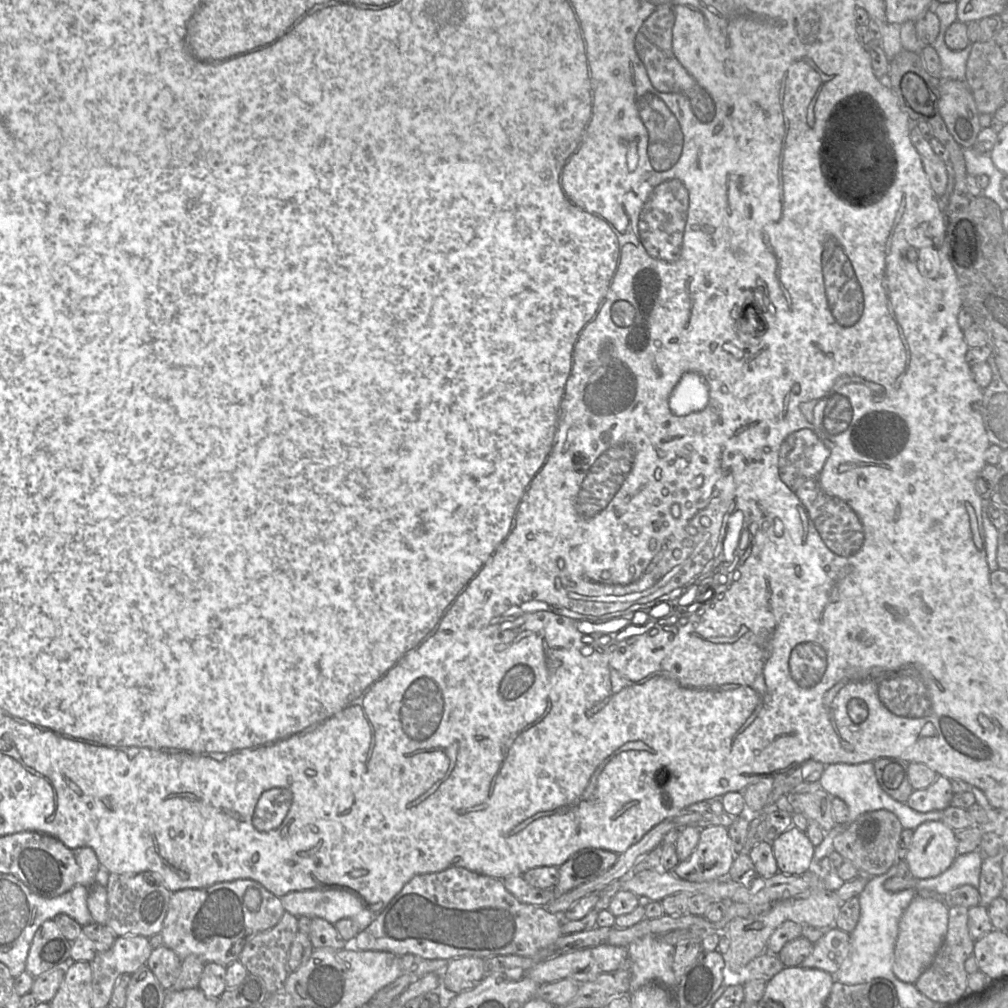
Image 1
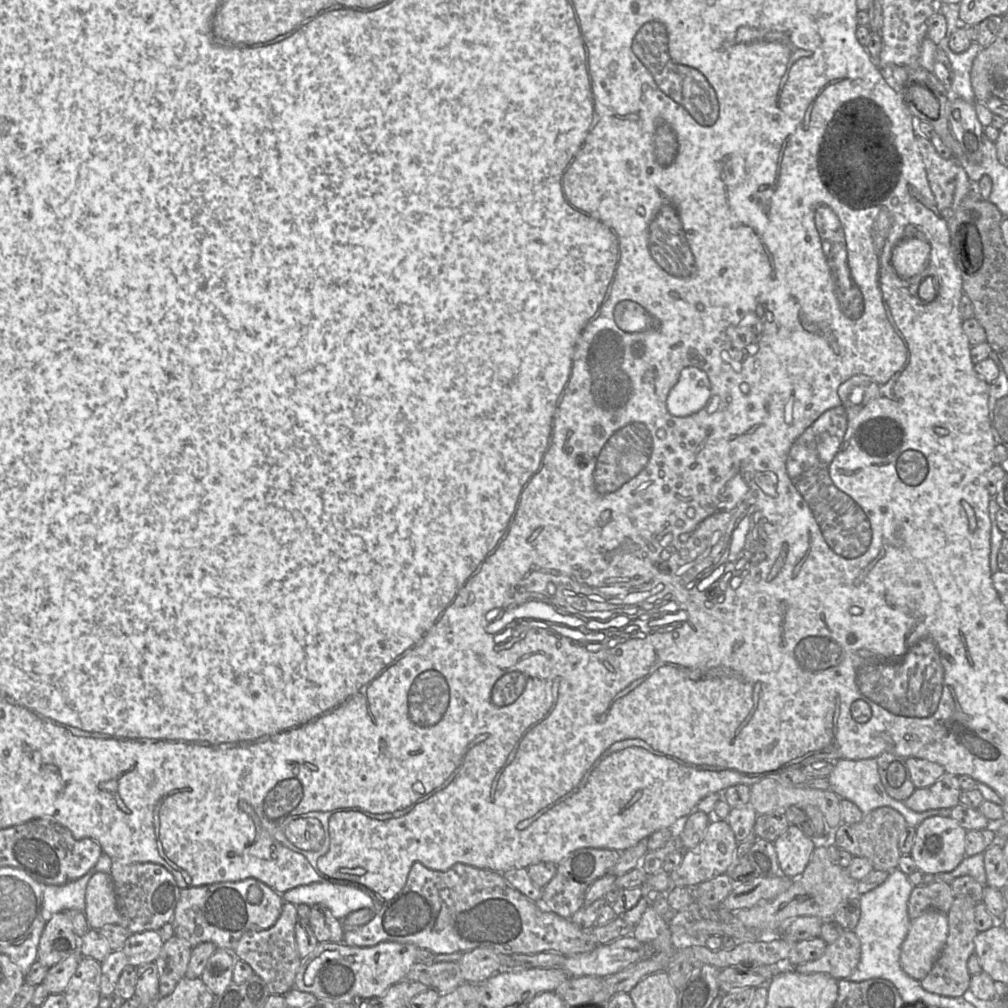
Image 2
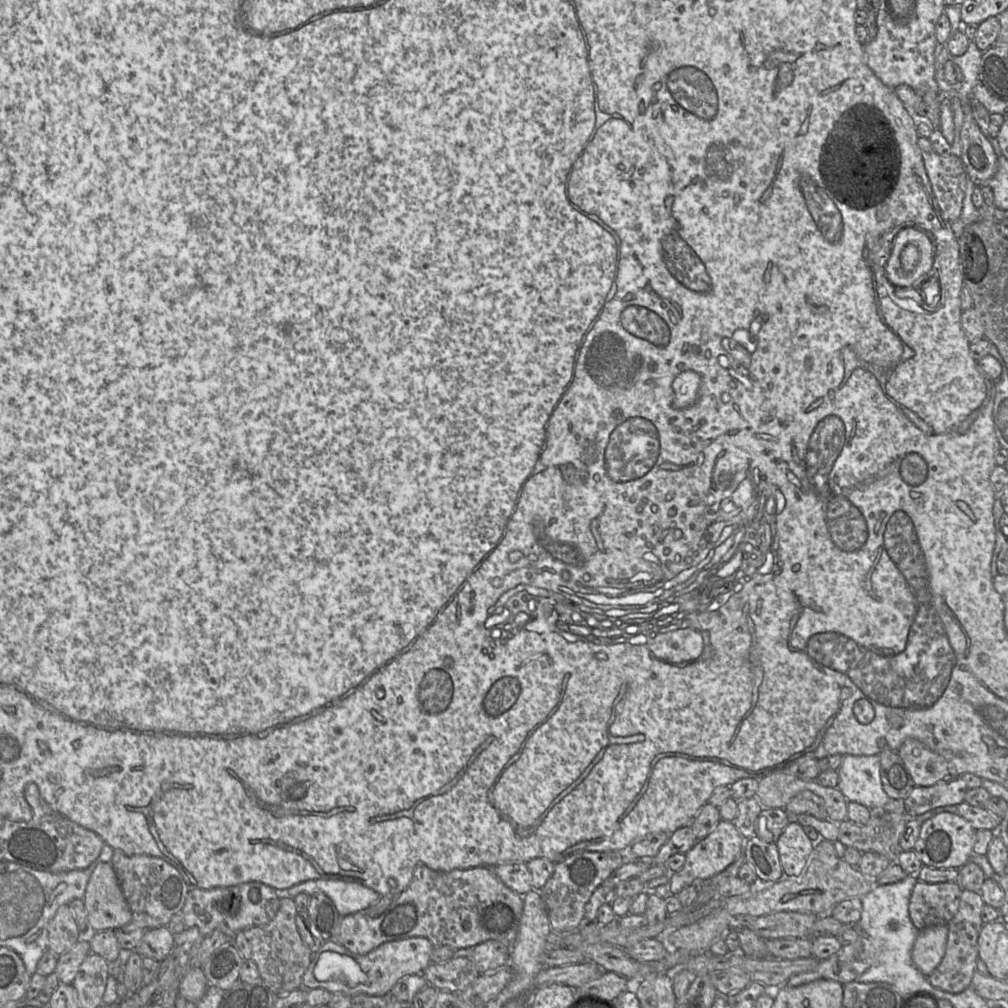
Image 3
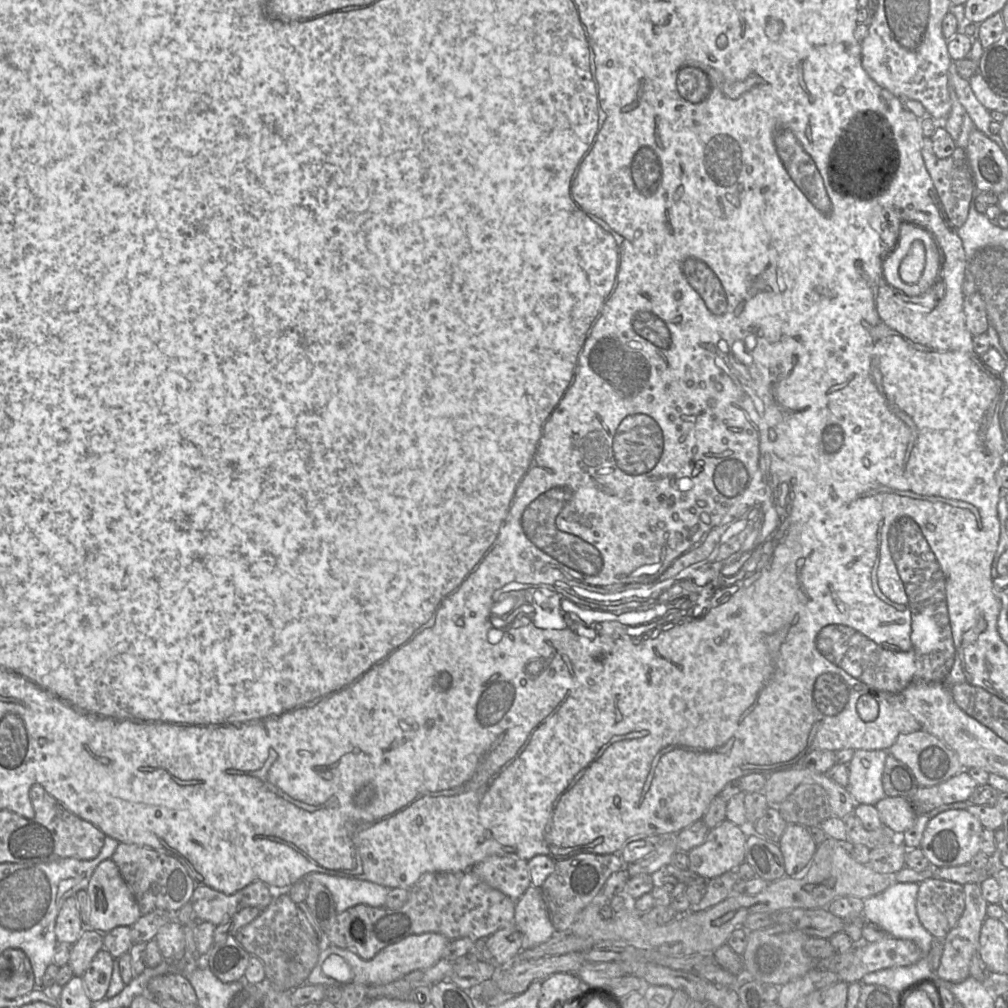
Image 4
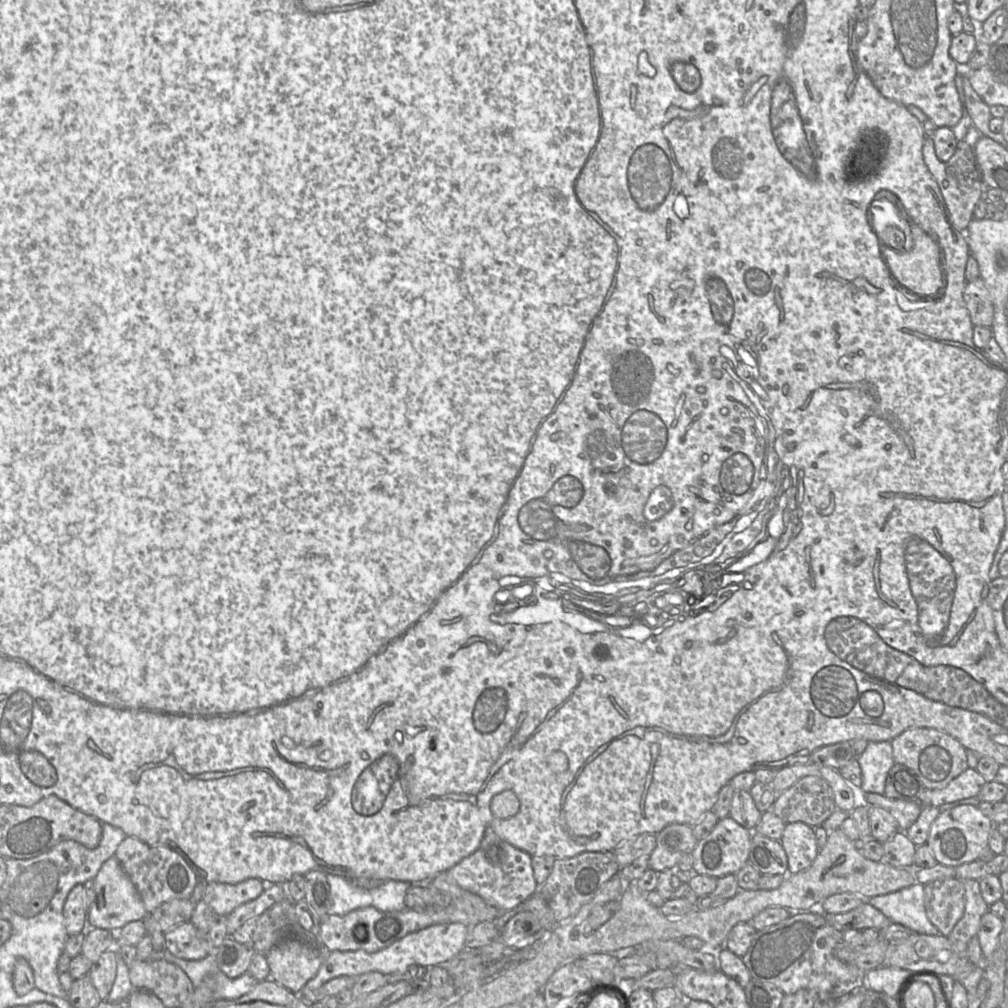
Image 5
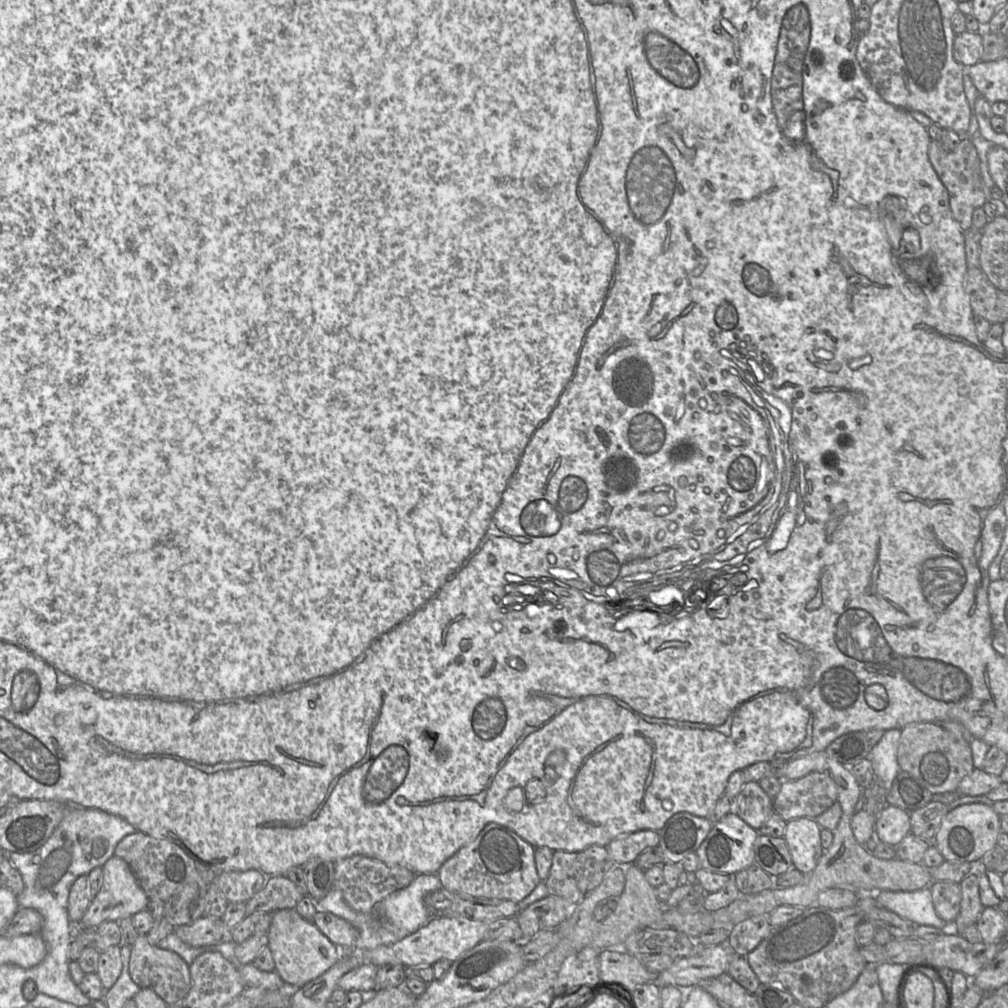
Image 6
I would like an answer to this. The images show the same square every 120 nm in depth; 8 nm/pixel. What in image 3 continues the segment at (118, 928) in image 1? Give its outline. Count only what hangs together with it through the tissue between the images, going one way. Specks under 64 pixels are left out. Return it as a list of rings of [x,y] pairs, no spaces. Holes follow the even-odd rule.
[[[114,849],[111,862],[118,882],[132,913],[132,922],[149,930],[167,926],[174,914],[181,911],[190,886],[179,870],[164,859],[148,854],[127,854]]]

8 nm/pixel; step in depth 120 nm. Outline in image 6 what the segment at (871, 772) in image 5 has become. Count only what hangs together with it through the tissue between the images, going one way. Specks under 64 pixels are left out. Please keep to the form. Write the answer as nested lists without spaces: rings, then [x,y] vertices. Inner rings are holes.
[[[901,729],[885,731],[880,741],[872,747],[868,756],[874,769],[874,780],[881,781],[887,793],[901,770],[897,761],[900,735]]]

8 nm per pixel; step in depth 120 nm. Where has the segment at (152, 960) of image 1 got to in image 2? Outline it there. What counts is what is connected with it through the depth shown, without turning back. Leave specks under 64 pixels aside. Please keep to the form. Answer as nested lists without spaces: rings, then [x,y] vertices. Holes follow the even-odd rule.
[[[175,934],[164,942],[155,960],[158,968],[160,997],[169,995],[178,981],[185,976],[192,948],[187,940]]]

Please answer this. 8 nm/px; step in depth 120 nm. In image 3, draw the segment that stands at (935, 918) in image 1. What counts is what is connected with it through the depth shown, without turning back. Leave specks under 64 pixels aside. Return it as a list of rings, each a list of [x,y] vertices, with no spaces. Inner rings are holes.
[[[947,924],[919,930],[912,947],[911,958],[923,975],[930,975],[942,960],[946,951],[947,936]]]

